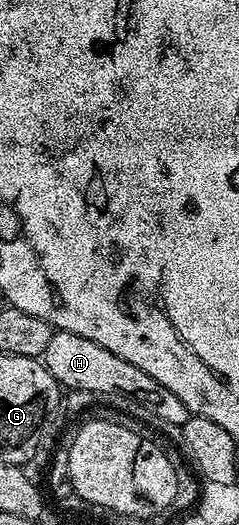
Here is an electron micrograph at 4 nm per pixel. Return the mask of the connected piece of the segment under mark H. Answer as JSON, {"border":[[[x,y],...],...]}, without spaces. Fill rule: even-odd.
{"border":[[[56,330],[52,334],[52,342],[48,342],[48,350],[44,350],[40,359],[52,374],[52,378],[56,378],[56,382],[63,389],[88,390],[95,398],[131,396],[132,399],[139,400],[144,407],[151,408],[164,423],[174,426],[188,422],[188,418],[192,415],[188,406],[184,406],[184,402],[180,402],[180,398],[176,398],[172,390],[160,386],[156,378],[144,374],[144,370],[139,370],[137,366],[132,366],[132,362],[124,362],[124,358],[112,354],[112,350],[96,346],[92,338],[80,338],[80,334]]]}

